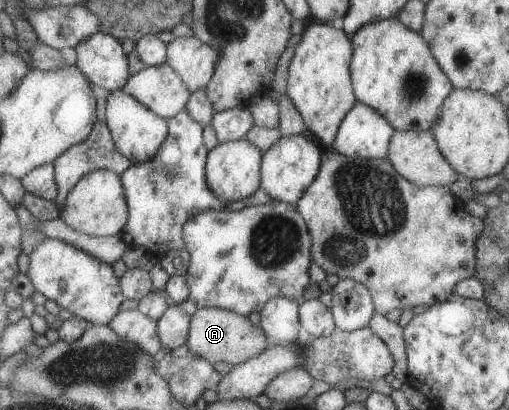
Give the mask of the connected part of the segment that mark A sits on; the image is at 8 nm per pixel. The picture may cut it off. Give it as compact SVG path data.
M197 308L195 313L190 315L187 339L184 344L195 358L203 358L211 365L215 361L226 361L234 366L260 354L269 342L260 326L253 327L249 318L217 308Z

